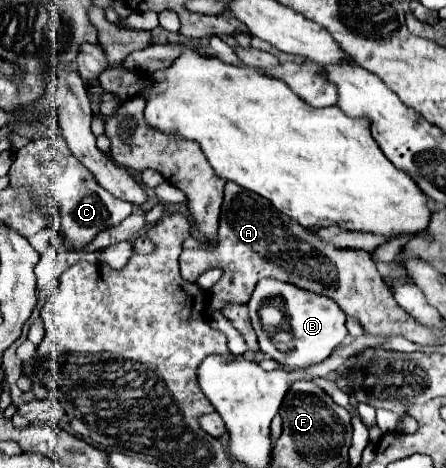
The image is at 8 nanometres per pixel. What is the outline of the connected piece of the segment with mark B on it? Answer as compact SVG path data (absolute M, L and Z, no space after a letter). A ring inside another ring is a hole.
M263 278L255 286L255 292L251 294L251 300L247 302L253 328L259 338L261 350L271 356L277 362L283 362L287 366L305 368L311 364L317 364L325 360L335 346L339 346L347 338L345 328L345 314L343 310L327 296L313 294L309 290L297 288L289 282L281 282L275 278ZM265 306L275 306L283 314L283 324L263 324L261 322L261 310ZM285 340L285 344L281 344ZM285 348L285 350L281 350Z

